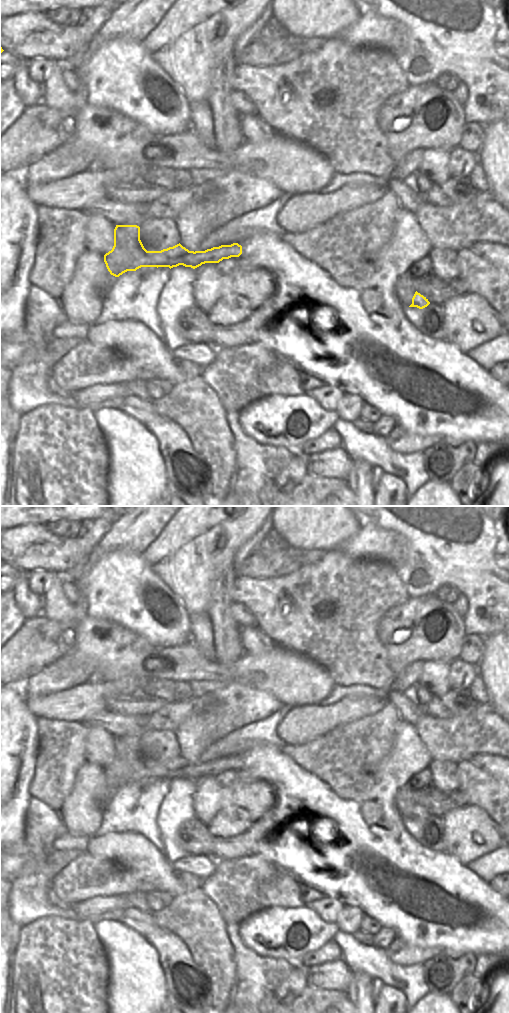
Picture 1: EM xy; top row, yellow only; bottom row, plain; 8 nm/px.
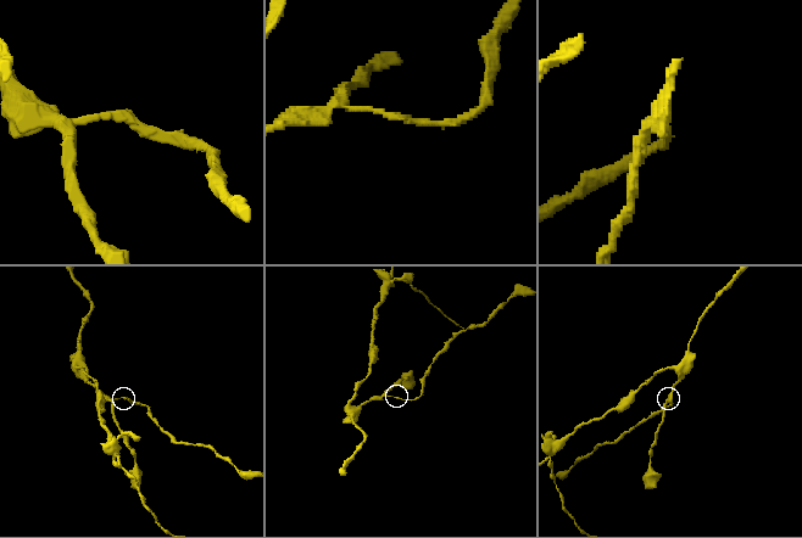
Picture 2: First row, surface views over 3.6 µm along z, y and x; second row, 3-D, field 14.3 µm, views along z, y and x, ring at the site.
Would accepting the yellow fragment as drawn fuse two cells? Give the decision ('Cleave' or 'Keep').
Cleave

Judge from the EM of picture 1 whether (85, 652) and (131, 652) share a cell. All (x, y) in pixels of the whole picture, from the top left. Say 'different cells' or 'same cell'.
same cell

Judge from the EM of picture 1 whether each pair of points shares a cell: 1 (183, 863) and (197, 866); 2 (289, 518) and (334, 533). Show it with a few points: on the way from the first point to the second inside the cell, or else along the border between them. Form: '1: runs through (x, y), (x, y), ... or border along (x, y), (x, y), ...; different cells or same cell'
1: runs through (186, 864), (194, 864); same cell
2: runs through (300, 518), (318, 518), (323, 522); same cell

